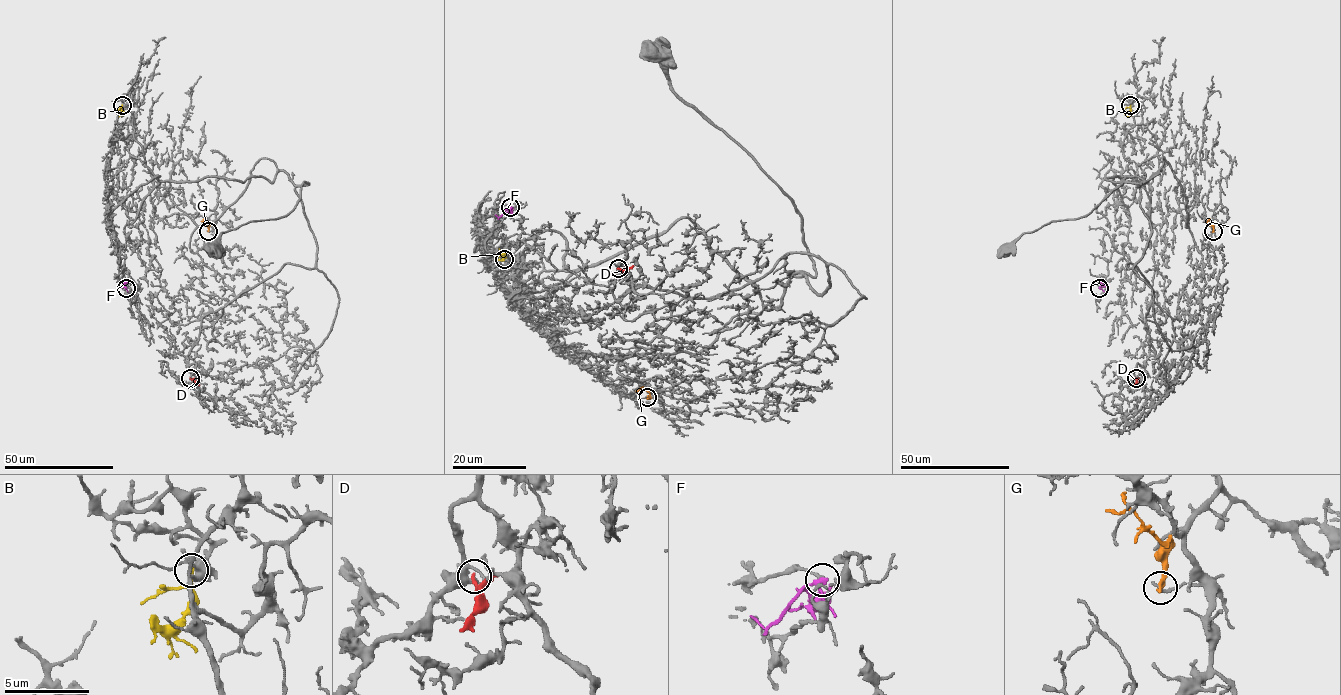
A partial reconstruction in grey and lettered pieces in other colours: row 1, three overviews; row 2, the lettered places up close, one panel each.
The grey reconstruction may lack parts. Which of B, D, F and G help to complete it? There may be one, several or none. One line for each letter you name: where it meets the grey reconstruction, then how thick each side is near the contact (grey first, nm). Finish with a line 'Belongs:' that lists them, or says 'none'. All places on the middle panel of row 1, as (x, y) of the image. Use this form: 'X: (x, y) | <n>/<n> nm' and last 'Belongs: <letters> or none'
B: (504, 259) | 360/140 nm
Belongs: B

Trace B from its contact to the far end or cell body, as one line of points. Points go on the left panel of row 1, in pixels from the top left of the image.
B: (122, 105), (119, 117)

